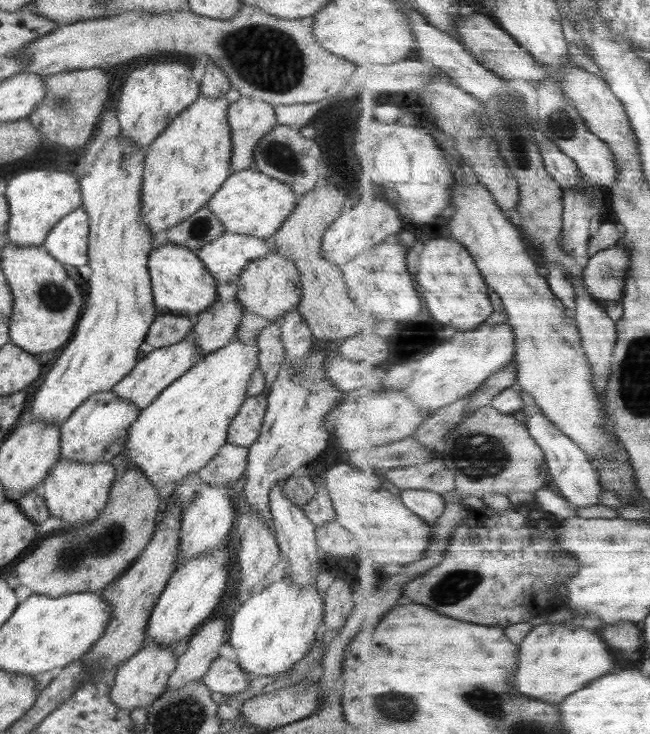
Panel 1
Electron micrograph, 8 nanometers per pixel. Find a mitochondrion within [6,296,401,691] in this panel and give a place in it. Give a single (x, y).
(111, 538)

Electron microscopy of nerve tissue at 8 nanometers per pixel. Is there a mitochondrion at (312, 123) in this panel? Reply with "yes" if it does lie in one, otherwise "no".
no

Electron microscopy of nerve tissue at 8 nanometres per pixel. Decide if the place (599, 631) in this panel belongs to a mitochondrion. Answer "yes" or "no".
no

